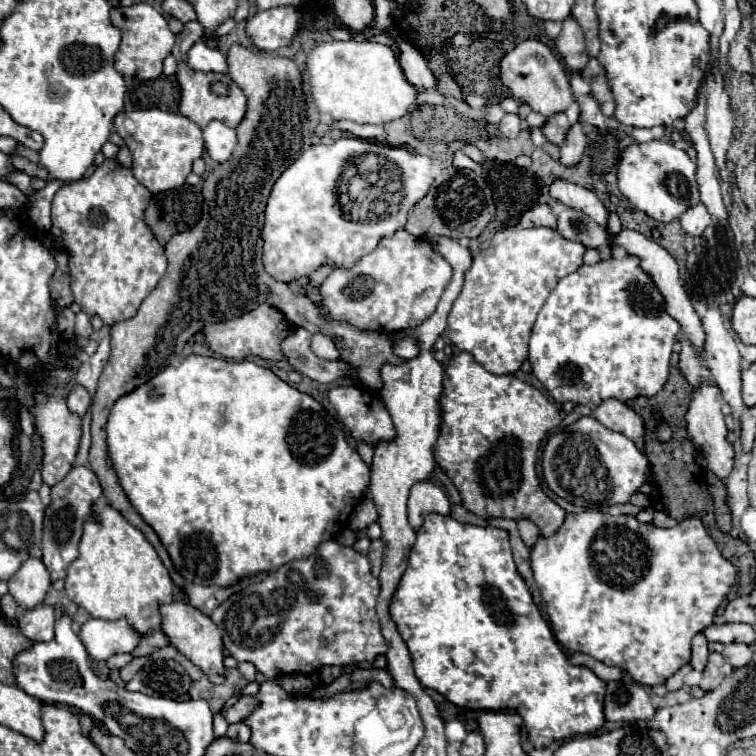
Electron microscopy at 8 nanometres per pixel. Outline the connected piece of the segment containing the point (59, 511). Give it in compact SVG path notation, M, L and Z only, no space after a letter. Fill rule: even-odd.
M75 466L71 472L53 486L51 506L45 510L43 524L43 564L47 566L51 580L65 578L69 564L79 556L77 544L83 534L83 522L91 518L91 504L101 498L101 484L95 472L87 466Z

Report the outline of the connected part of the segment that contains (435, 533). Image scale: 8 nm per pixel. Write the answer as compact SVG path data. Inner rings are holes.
M431 514L425 516L423 526L417 530L417 542L411 548L409 560L407 560L407 568L401 576L399 588L393 596L391 602L391 616L393 622L397 626L397 630L401 632L411 658L413 658L413 666L415 666L415 676L419 678L419 682L425 688L433 688L437 692L441 692L449 702L453 702L459 708L471 708L471 710L515 710L521 714L521 718L525 718L525 728L529 732L529 740L535 748L547 748L551 742L555 740L563 740L575 734L591 734L595 730L599 730L605 722L603 716L603 696L605 696L605 682L599 680L589 668L583 666L573 666L569 664L565 652L561 650L561 646L557 644L549 624L541 618L539 608L535 606L523 578L517 574L517 568L513 564L513 556L511 556L511 548L509 548L509 536L505 530L499 528L481 528L481 526L471 526L471 524L463 524L457 522L451 516L441 516L441 514ZM459 582L465 584L465 588L459 588Z

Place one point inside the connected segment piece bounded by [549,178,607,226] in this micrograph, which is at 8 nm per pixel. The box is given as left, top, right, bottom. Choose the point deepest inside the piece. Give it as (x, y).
(571, 195)

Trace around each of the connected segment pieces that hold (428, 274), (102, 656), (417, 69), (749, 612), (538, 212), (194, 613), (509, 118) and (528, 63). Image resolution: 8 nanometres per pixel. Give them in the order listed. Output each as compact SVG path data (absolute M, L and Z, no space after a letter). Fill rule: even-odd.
M397 230L393 238L383 238L379 246L363 256L351 270L333 270L321 286L323 306L335 320L345 320L361 330L377 330L383 334L393 334L405 328L415 328L427 320L451 278L451 266L431 250L431 244L425 238L415 238L405 230Z
M91 618L81 626L79 634L93 660L107 660L121 652L133 652L143 634L139 634L127 618L95 620Z
M399 42L399 62L403 66L403 72L407 80L417 88L433 88L435 76L427 68L427 60L421 56L421 52L409 44Z
M735 598L725 606L725 612L721 616L713 618L712 624L731 624L731 622L743 622L743 624L755 624L755 612L751 606L745 606L745 598Z
M547 204L533 206L519 220L519 226L521 228L539 228L539 226L545 226L545 228L555 230L555 224L557 224L557 216L553 214L553 210Z
M175 600L171 604L161 604L159 612L163 618L161 630L167 634L171 646L175 646L185 658L189 658L195 666L199 666L213 684L221 684L223 670L225 670L225 666L223 666L223 642L221 642L221 632L211 622L211 618L205 616L203 612L199 612L197 608L181 602L181 600Z
M505 114L505 118L499 122L499 130L507 138L515 138L521 132L521 118L519 114Z
M539 40L521 42L501 60L501 80L513 92L515 98L527 102L535 112L543 116L565 112L573 104L569 74L565 72L563 64L553 56L553 52Z

